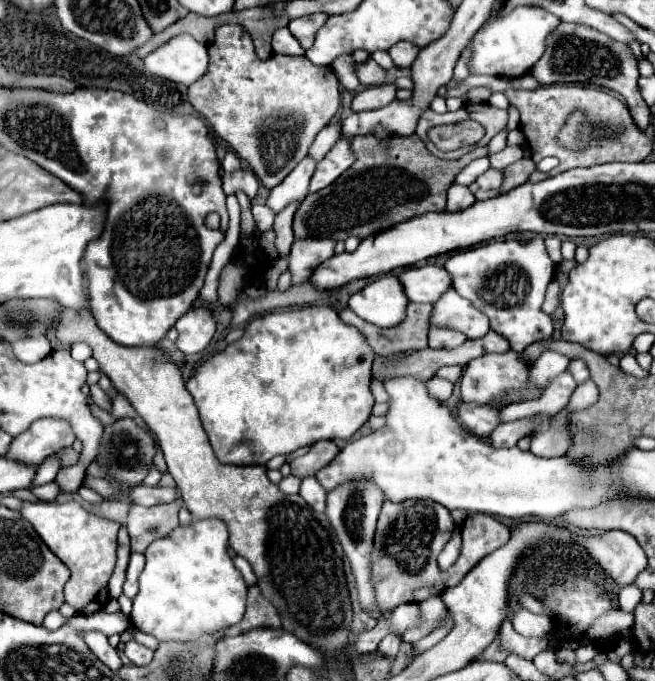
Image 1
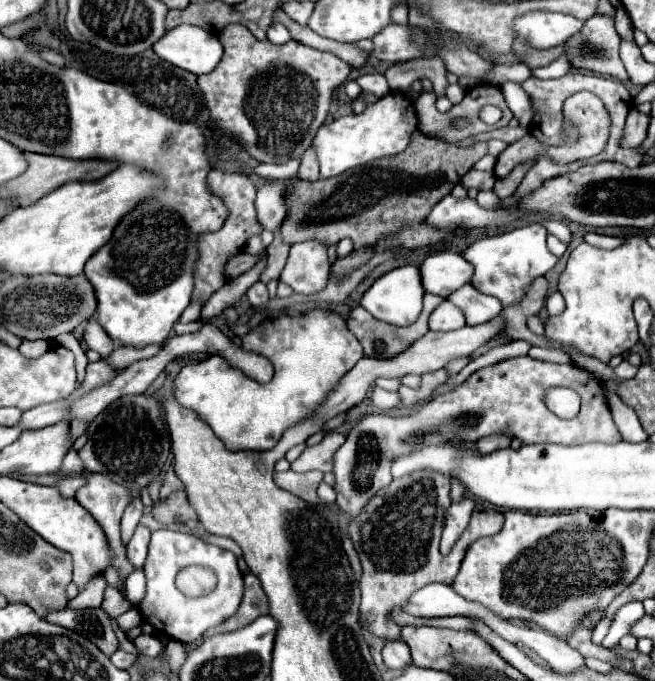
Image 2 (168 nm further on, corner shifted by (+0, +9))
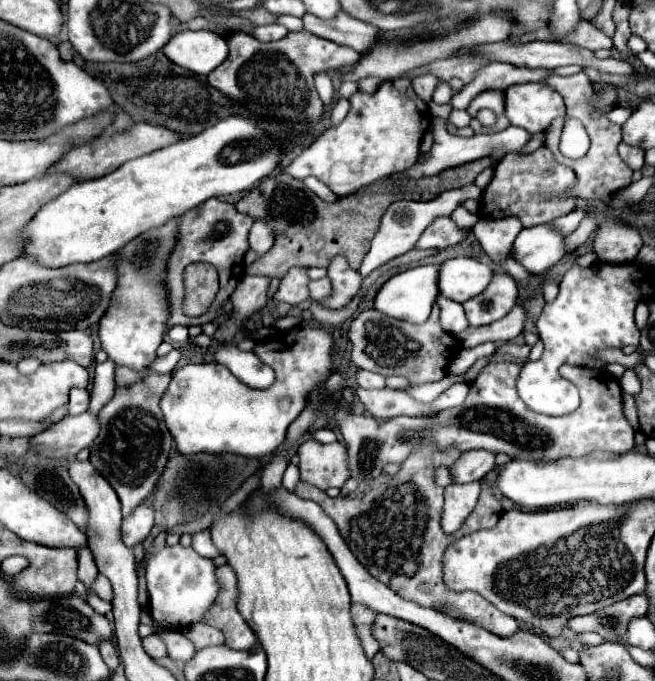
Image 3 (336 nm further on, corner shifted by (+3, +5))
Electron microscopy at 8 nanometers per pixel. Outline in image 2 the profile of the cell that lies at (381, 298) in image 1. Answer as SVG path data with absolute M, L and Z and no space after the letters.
M408 264L408 266L394 268L386 274L382 274L380 278L376 278L374 284L364 292L360 306L366 308L374 318L378 318L382 322L390 322L394 326L408 326L418 318L418 314L422 310L422 294L424 294L424 288L420 282L418 266Z

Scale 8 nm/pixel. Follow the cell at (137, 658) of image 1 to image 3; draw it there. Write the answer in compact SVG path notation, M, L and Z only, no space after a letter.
M151 634L151 636L143 638L143 648L145 648L145 652L153 660L159 660L159 658L165 658L167 656L167 646L165 646L165 642L157 634Z

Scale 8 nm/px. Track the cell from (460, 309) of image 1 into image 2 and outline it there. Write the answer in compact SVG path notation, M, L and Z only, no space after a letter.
M468 284L458 288L454 294L450 294L448 300L454 302L454 306L458 306L462 310L466 324L470 324L470 326L490 322L502 310L502 304L494 296L486 296Z

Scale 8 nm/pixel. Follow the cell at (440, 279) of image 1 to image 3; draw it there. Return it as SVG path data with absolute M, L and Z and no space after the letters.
M453 258L441 264L439 290L455 302L465 302L489 286L491 274L495 274L493 268L477 258Z

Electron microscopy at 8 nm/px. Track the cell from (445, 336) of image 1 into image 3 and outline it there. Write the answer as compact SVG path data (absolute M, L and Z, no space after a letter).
M439 296L437 298L437 304L441 308L441 324L443 324L443 328L449 334L457 336L459 332L463 332L469 326L469 322L465 318L465 310L463 310L463 306L459 302Z

